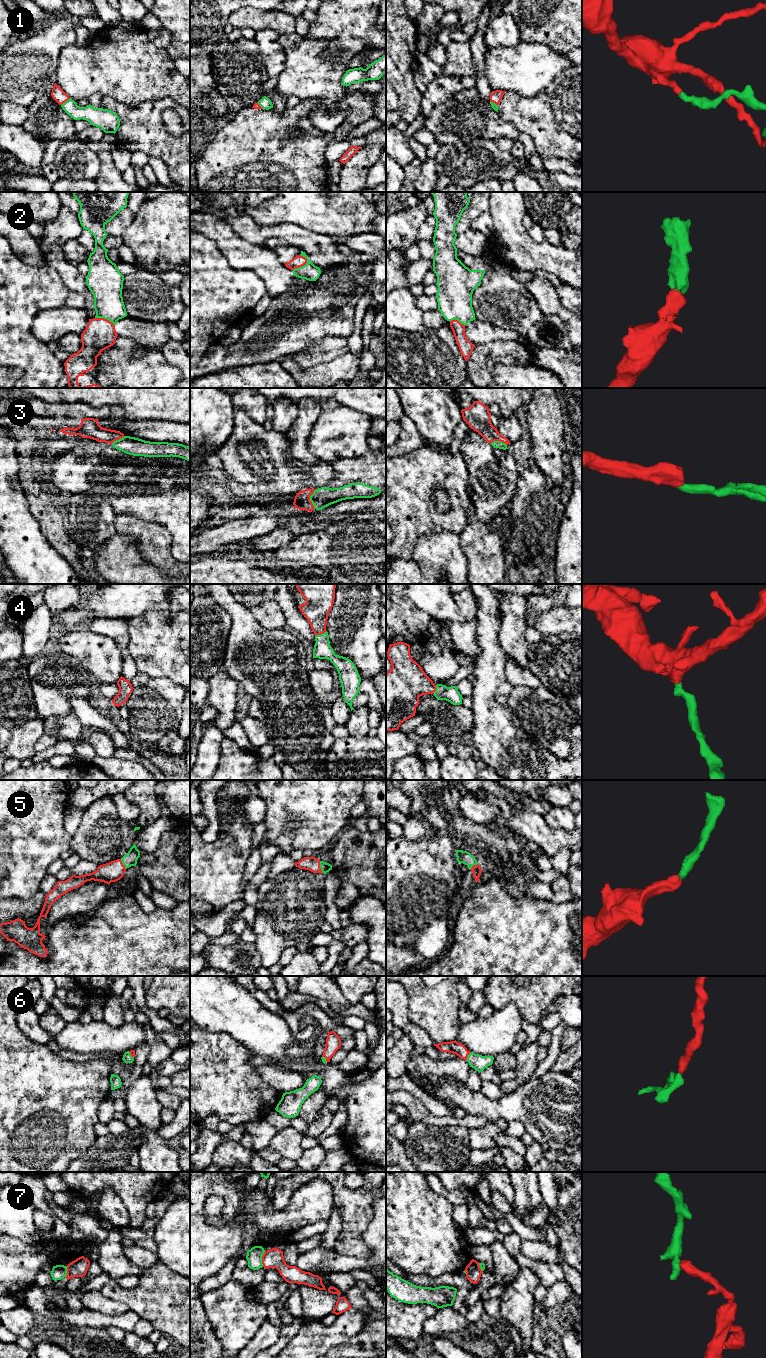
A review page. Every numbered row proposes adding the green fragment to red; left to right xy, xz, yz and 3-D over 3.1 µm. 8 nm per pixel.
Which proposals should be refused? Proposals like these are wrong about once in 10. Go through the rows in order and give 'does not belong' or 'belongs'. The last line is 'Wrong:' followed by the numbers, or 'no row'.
1: belongs
2: belongs
3: belongs
4: belongs
5: belongs
6: belongs
7: does not belong
Wrong: 7

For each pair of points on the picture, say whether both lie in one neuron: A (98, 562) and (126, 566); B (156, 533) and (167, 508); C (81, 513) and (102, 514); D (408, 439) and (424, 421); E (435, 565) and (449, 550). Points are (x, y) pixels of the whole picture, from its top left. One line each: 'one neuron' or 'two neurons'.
A: one neuron
B: two neurons
C: one neuron
D: two neurons
E: one neuron

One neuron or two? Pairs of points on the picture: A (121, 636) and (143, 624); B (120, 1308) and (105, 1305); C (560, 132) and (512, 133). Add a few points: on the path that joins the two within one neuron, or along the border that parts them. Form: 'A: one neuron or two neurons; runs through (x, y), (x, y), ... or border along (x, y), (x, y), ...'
A: two neurons; border along (126, 621), (128, 626), (127, 647)
B: one neuron; runs through (116, 1308), (109, 1307)
C: two neurons; border along (500, 117), (508, 121), (519, 132)

